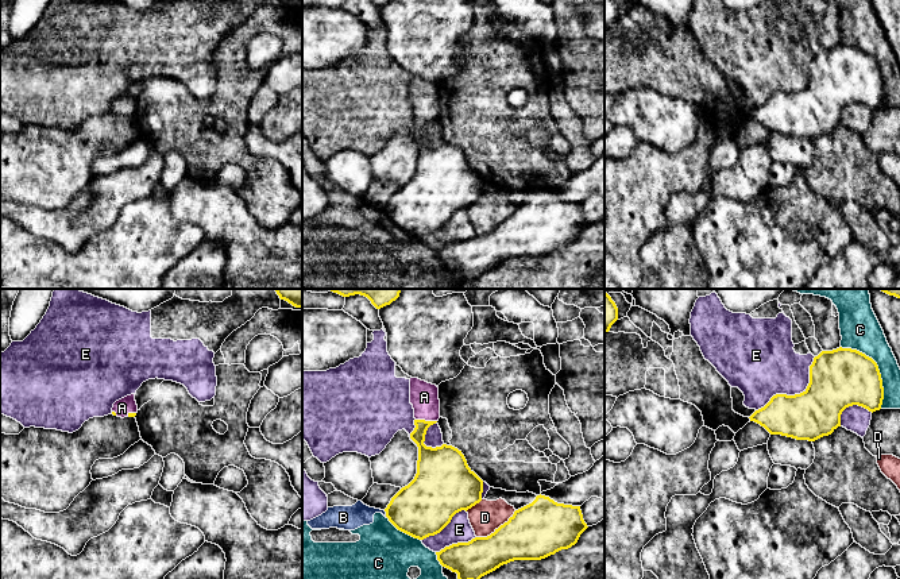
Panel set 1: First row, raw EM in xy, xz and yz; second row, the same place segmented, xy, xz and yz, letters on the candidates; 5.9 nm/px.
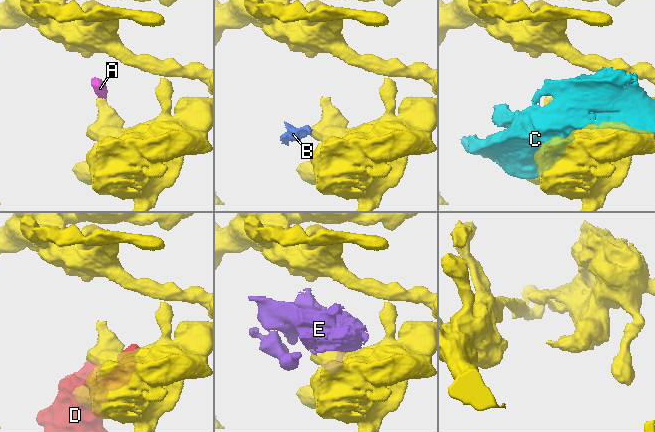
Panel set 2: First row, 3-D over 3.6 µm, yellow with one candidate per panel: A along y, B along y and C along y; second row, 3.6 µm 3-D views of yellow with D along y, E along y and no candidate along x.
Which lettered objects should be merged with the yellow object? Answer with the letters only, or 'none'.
A

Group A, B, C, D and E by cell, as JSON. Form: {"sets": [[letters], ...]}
{"sets": [["A"], ["B", "C"], ["D"], ["E"]]}

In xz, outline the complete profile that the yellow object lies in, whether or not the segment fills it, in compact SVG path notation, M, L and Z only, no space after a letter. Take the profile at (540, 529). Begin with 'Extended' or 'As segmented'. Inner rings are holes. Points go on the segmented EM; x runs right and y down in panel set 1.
As segmented. M549 497L536 499L515 510L507 522L487 537L475 537L436 552L440 564L457 574L457 579L480 579L503 564L514 560L541 560L575 545L587 529L580 506L557 503Z

